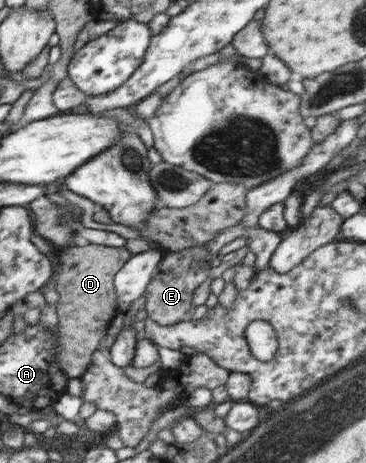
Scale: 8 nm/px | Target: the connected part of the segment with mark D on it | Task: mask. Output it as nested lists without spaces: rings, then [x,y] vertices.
[[[88,244],[86,246],[71,245],[59,257],[61,270],[56,275],[55,289],[60,298],[57,301],[59,313],[60,352],[58,361],[62,361],[62,369],[70,378],[82,378],[89,370],[100,341],[106,337],[110,321],[121,313],[119,309],[119,295],[115,287],[115,275],[128,263],[134,255],[126,247],[108,247],[105,245]]]

